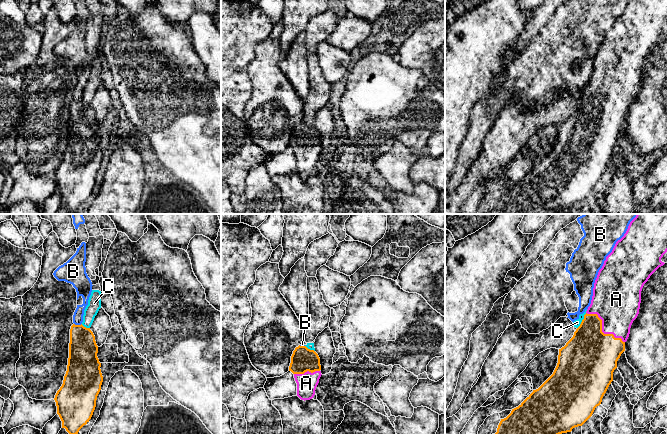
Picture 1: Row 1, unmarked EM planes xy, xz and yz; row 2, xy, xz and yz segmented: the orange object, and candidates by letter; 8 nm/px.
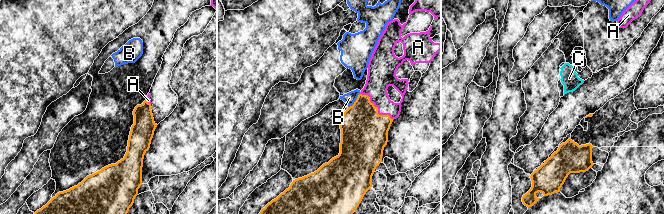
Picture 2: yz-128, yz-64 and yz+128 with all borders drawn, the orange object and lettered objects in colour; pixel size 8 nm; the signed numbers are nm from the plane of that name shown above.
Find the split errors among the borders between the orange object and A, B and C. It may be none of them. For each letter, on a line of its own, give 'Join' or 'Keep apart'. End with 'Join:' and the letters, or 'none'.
A: Join
B: Keep apart
C: Keep apart
Join: A

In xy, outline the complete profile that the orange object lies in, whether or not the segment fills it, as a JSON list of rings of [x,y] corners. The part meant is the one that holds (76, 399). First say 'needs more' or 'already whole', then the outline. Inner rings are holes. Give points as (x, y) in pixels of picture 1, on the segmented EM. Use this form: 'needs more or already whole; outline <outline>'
already whole; outline [[[73,324],[67,371],[54,398],[62,428],[69,434],[78,434],[95,410],[103,382],[97,353],[98,346],[90,328]]]

